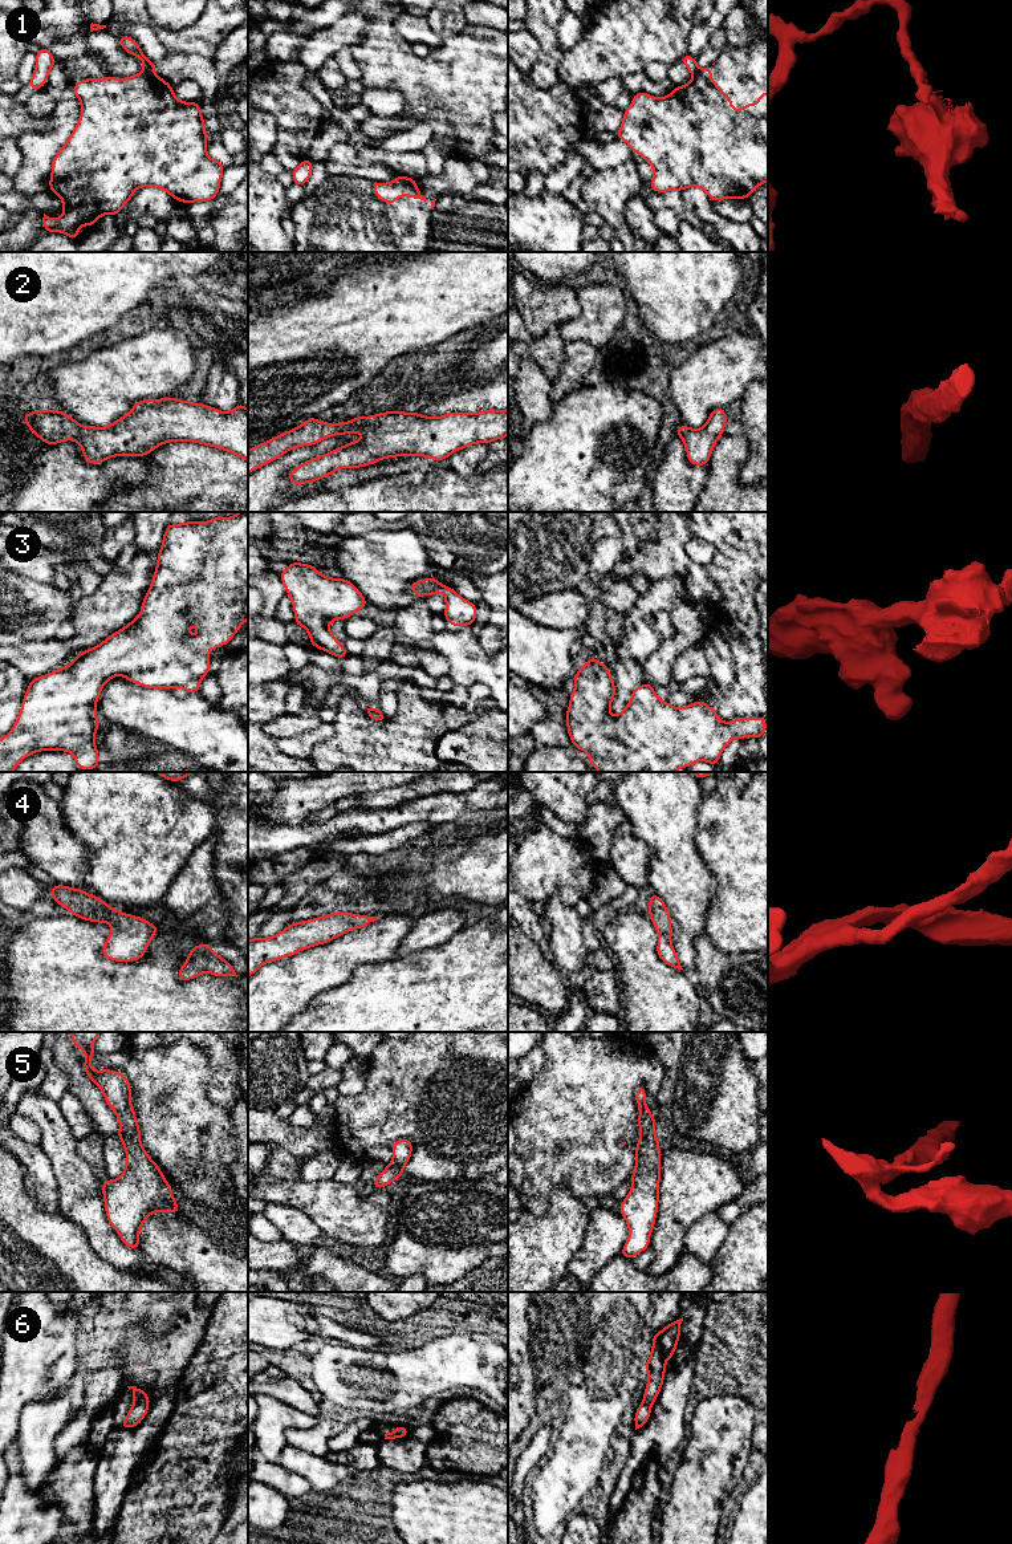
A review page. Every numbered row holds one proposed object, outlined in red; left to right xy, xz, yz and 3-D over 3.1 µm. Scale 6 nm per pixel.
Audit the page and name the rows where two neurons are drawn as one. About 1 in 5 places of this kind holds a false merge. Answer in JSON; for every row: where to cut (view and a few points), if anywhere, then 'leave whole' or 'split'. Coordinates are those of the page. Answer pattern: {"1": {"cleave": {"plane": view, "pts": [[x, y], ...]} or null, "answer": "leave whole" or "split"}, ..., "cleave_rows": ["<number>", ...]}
{"1": {"cleave": {"plane": "xy", "pts": [[142, 70], [154, 74]]}, "answer": "split"}, "2": {"cleave": null, "answer": "leave whole"}, "3": {"cleave": null, "answer": "leave whole"}, "4": {"cleave": null, "answer": "leave whole"}, "5": {"cleave": null, "answer": "leave whole"}, "6": {"cleave": null, "answer": "leave whole"}, "cleave_rows": ["1"]}

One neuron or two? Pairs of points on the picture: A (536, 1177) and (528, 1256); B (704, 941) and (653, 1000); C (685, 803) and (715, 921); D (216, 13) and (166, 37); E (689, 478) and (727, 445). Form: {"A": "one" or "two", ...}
{"A": "two", "B": "two", "C": "two", "D": "one", "E": "two"}

